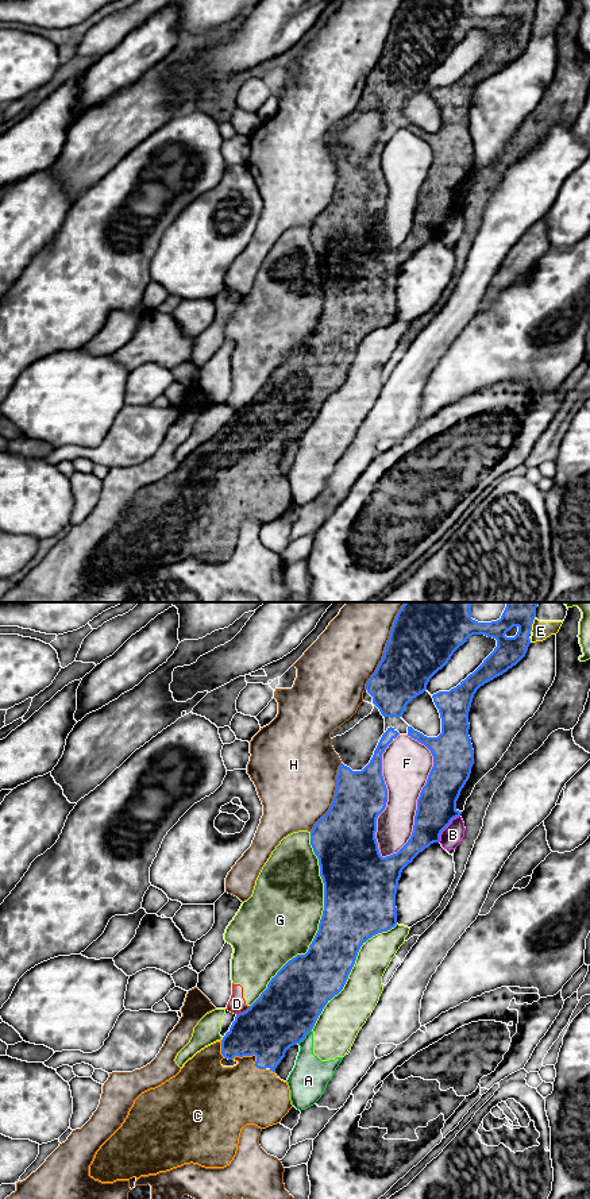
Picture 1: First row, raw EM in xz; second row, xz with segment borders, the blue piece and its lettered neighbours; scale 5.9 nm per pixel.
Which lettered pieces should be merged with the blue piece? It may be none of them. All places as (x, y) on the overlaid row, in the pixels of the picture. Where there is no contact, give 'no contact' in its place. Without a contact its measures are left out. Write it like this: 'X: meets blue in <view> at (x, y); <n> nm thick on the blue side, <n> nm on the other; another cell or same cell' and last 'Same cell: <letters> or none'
A: meets blue in xz at (304, 1037); 360 nm thick on the blue side, 220 nm on the other; another cell
B: meets blue in xz at (446, 827); 240 nm thick on the blue side, 120 nm on the other; another cell
C: meets blue in xz at (253, 1053); 360 nm thick on the blue side, 360 nm on the other; same cell
D: meets blue in xz at (243, 1011); 360 nm thick on the blue side, 100 nm on the other; another cell
E: meets blue in xz at (529, 640); 190 nm thick on the blue side, 110 nm on the other; another cell
F: meets blue in xz at (419, 798); 240 nm thick on the blue side, 300 nm on the other; another cell
G: meets blue in xz at (319, 924); 400 nm thick on the blue side, 460 nm on the other; another cell
H: meets blue in xz at (386, 646); 400 nm thick on the blue side, 380 nm on the other; another cell
Same cell: C

